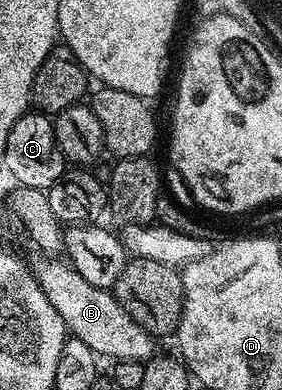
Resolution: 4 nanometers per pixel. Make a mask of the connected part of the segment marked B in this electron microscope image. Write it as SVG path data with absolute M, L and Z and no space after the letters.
M61 261L39 262L37 271L35 269L35 278L43 295L51 299L51 307L59 311L59 319L63 319L66 330L83 343L87 343L87 347L91 347L91 351L101 359L113 357L112 359L117 361L144 362L154 356L154 338L119 307L112 292L108 289L96 289L91 283L87 283L87 279L83 279L83 275L79 275L79 271L75 271L72 265Z

